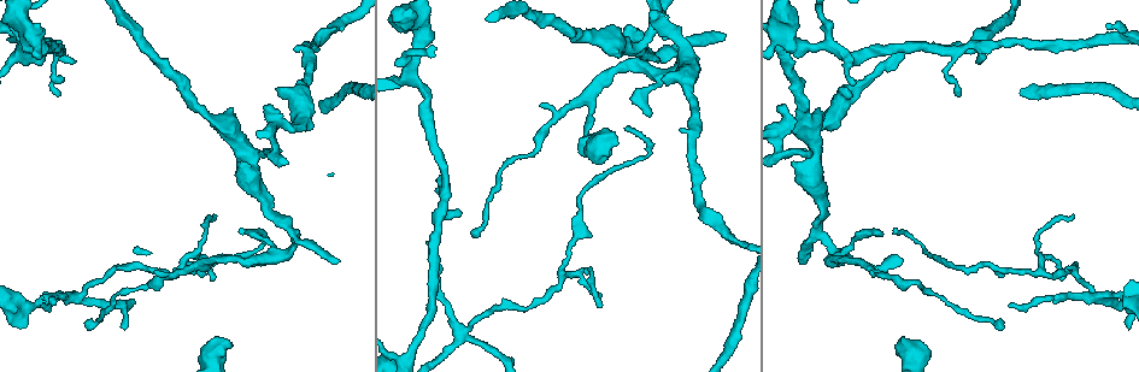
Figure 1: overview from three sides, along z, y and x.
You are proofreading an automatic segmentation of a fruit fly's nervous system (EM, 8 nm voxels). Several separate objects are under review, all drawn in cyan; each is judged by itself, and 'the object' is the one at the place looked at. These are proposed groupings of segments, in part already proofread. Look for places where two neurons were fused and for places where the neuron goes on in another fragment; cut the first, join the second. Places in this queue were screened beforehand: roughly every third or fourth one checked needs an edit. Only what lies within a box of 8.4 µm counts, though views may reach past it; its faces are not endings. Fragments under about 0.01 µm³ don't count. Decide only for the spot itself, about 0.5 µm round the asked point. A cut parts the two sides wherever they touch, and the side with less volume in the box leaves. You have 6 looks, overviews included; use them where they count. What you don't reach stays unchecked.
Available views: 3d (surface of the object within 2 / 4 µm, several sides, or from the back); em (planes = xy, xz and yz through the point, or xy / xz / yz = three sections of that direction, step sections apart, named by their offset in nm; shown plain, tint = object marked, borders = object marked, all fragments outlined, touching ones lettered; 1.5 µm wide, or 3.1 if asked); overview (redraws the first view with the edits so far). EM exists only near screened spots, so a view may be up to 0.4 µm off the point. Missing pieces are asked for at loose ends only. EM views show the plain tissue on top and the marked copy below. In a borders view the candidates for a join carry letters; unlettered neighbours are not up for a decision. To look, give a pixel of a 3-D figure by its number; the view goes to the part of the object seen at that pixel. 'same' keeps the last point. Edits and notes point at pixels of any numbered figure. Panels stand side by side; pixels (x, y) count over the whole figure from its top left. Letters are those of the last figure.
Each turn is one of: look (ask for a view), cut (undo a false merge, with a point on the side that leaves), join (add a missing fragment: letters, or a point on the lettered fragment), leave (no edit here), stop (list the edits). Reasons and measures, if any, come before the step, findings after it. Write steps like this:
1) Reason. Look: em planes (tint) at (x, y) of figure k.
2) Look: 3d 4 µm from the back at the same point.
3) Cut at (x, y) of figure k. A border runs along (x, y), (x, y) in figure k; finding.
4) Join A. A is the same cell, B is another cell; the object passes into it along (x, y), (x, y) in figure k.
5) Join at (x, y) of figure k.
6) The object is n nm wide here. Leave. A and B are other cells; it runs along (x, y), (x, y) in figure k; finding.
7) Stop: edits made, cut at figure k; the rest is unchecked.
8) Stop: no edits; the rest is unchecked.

Looks like a crossing. Look: 3d 2 µm from the back at (77, 296) of figure 1.

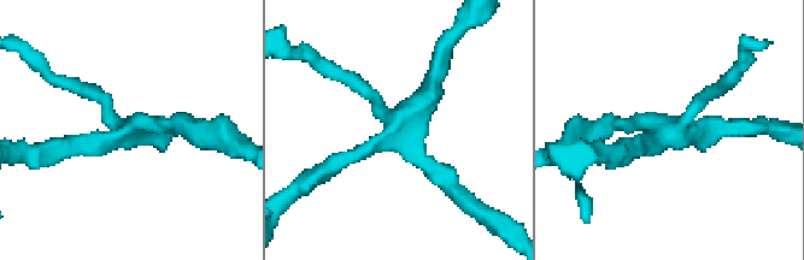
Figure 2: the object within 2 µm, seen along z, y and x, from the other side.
4 arms meet here. Look: em planes (borders) at (651, 128) of figure 2.

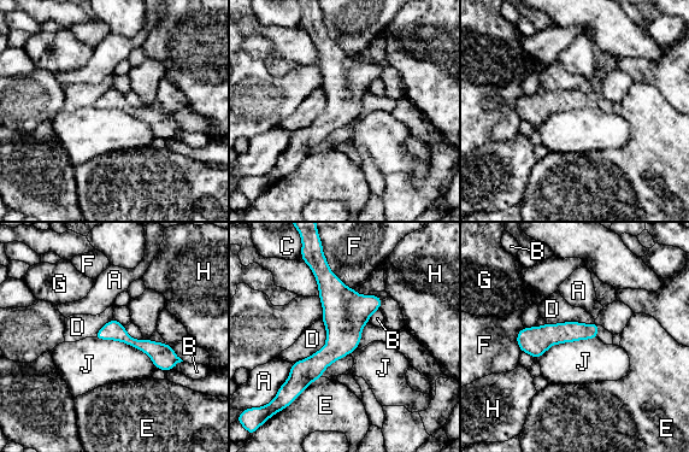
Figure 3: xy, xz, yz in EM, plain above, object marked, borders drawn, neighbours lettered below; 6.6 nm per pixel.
Leave. A, B, C, D, E, F, G, H and J are other cells; it runs along (319, 270), (335, 345), (296, 391) in figure 3; one neuron here.

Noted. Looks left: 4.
Look: em planes (borders) at (804, 260) of figure 1.

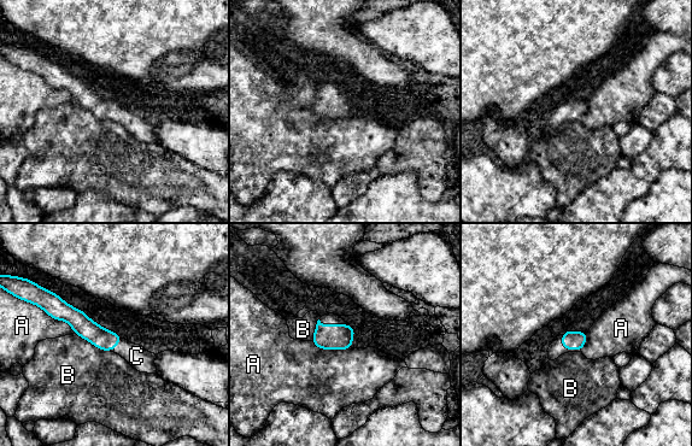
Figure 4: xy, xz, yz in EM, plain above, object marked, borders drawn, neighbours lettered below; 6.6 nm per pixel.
Join C. C is the same cell, A and B are other cells; the object passes into it along (105, 340), (117, 342), (136, 356) in figure 4; the neuron continues.

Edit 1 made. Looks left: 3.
Sharp bend. Look: em planes (tint) at (1117, 35) of figure 1.

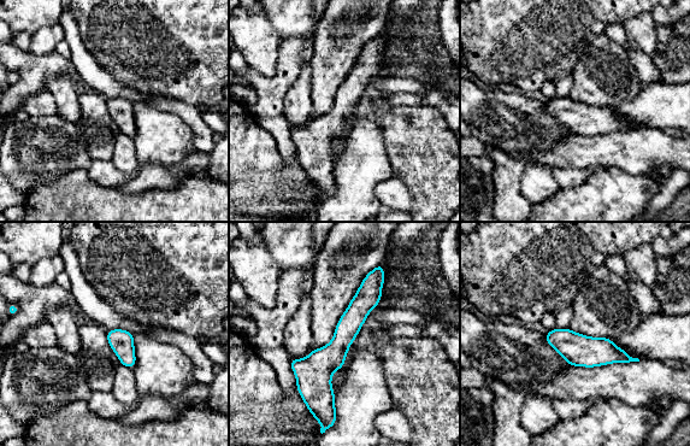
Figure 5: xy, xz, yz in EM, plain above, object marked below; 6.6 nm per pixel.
See the neighbours. Look: em planes (borders) at the same point.

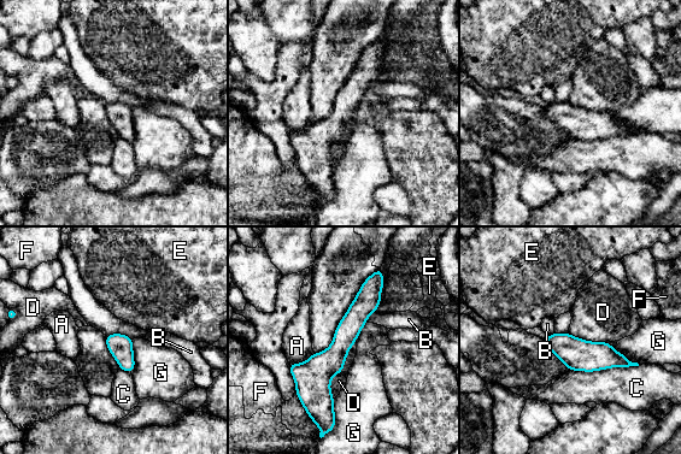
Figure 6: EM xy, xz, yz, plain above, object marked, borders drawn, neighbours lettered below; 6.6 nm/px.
Leave. A, B, C, D, E, F and G are other cells; it runs along (374, 277), (322, 369), (330, 413) in figure 6; all the same neuron.

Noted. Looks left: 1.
Stop: edits made, join at figure 4; the rest is unchecked.

